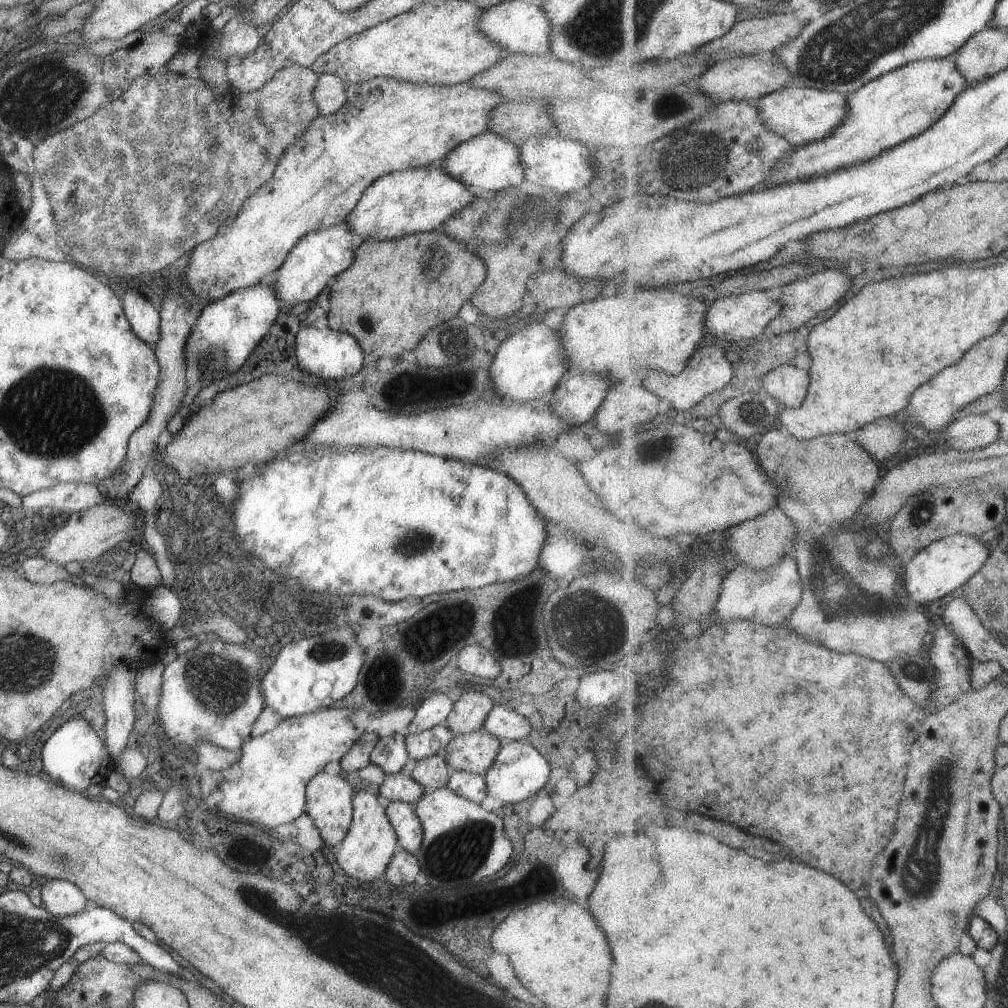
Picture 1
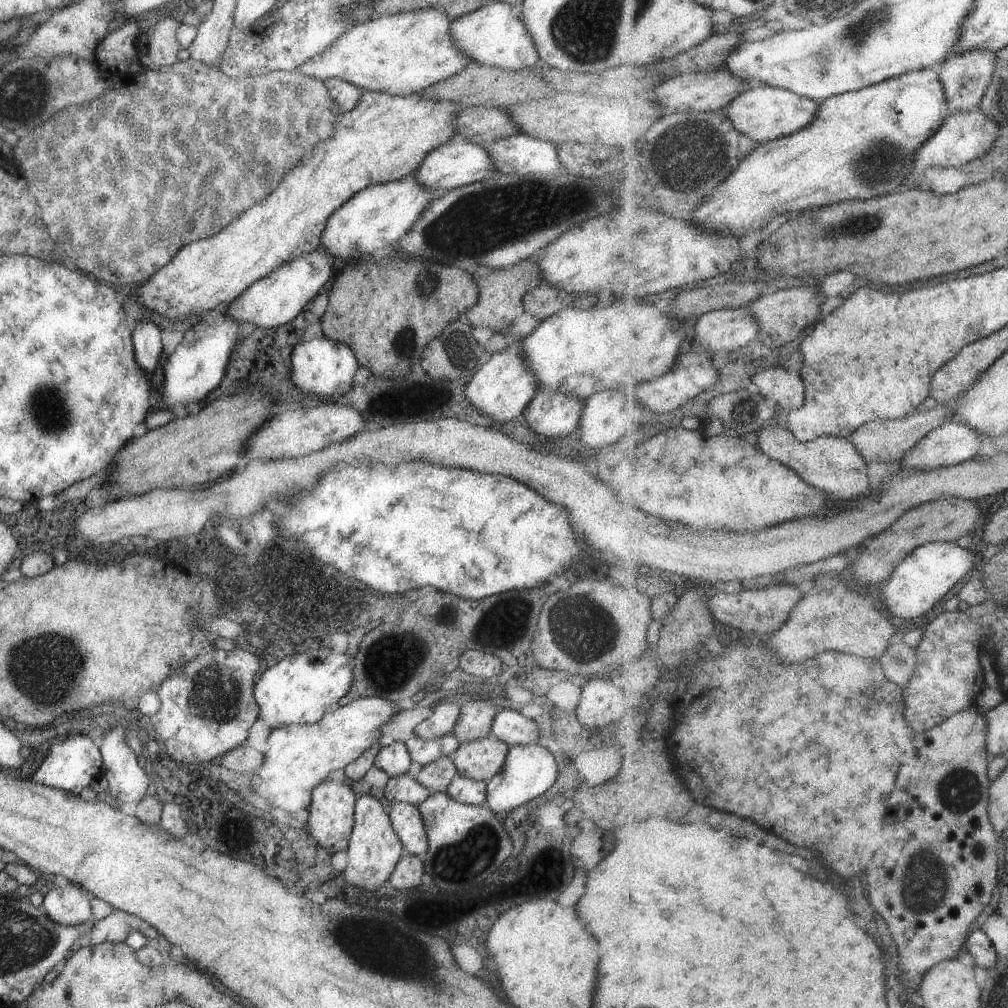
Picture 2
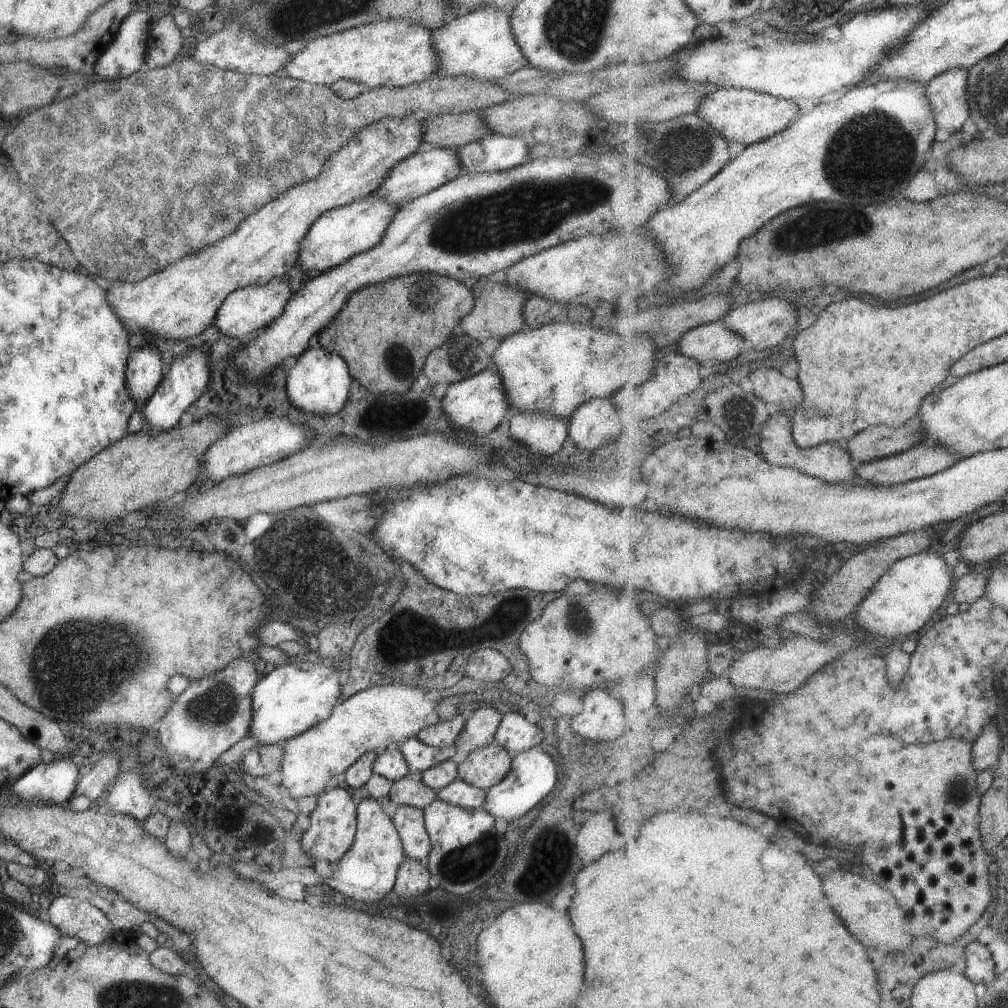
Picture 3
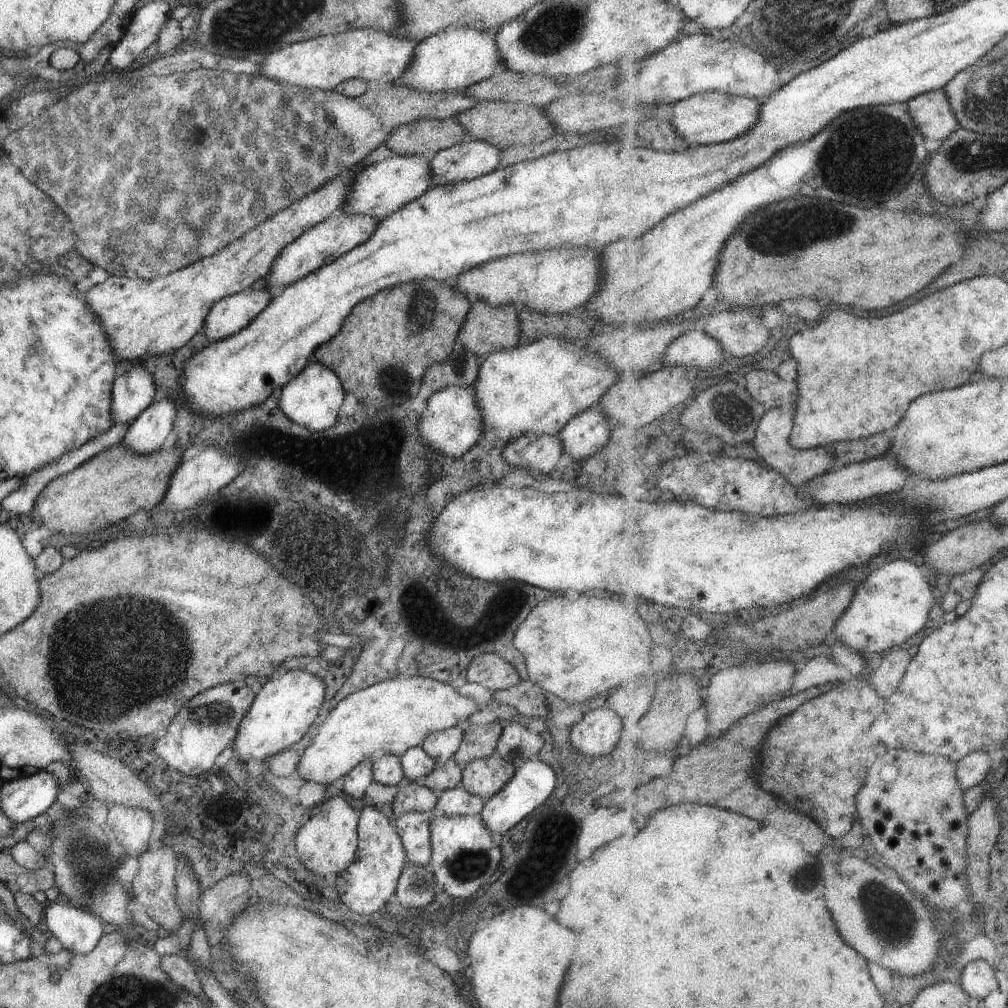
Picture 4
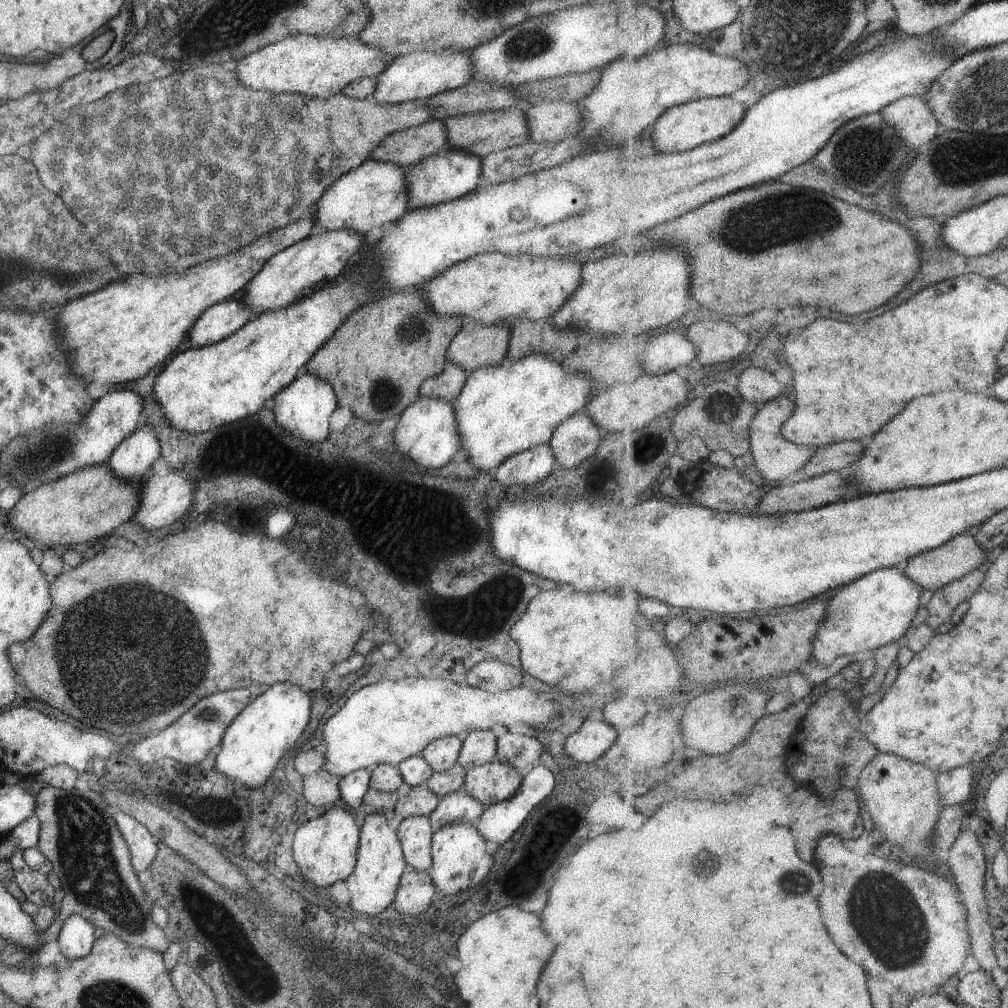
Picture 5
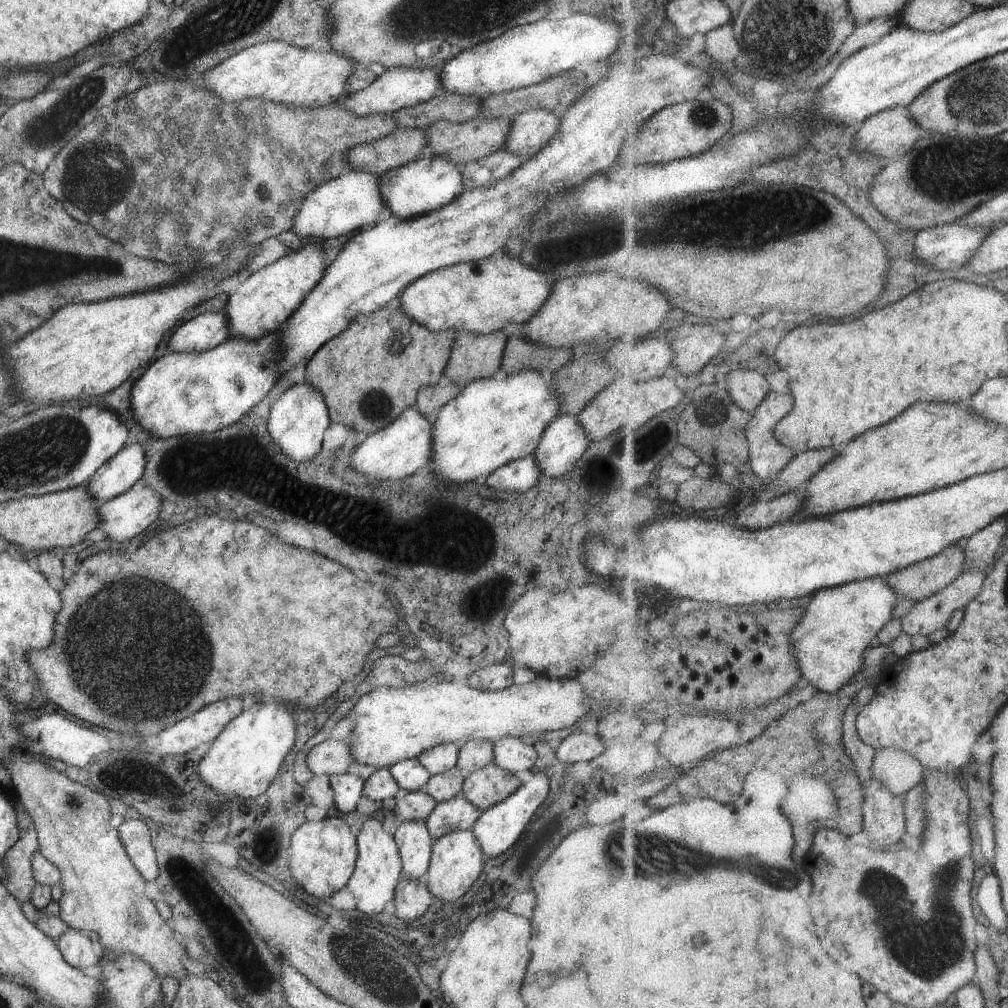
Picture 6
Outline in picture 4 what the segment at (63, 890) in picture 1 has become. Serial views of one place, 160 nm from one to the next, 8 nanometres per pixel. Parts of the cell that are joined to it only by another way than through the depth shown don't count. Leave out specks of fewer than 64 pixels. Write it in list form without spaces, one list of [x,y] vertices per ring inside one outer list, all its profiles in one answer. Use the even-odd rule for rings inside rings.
[[[61,898],[45,905],[43,919],[44,926],[60,942],[62,948],[72,953],[91,952],[103,934],[99,918],[71,906]]]

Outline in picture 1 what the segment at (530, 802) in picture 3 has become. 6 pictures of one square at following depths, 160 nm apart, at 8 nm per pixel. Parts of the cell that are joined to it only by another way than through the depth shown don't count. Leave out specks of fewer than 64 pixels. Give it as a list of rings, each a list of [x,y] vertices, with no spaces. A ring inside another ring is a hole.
[[[506,741],[501,742],[501,746],[489,767],[484,774],[486,795],[498,800],[501,805],[511,802],[521,802],[533,794],[545,790],[545,783],[549,778],[549,765],[545,758],[529,744],[529,742]]]

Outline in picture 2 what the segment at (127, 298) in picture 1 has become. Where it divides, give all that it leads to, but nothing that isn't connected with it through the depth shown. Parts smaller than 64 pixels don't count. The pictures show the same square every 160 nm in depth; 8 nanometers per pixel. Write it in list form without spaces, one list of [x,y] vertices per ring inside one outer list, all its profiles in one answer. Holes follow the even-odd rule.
[[[143,317],[135,324],[132,331],[135,364],[145,375],[151,374],[162,357],[162,343],[159,336],[159,328],[150,322],[145,322]]]

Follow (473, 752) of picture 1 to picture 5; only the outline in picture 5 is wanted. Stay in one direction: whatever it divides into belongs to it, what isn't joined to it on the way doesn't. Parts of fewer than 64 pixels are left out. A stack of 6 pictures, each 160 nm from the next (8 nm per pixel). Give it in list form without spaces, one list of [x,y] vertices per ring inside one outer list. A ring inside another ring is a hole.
[[[497,760],[470,768],[464,773],[461,789],[484,807],[509,798],[522,777],[512,766]]]

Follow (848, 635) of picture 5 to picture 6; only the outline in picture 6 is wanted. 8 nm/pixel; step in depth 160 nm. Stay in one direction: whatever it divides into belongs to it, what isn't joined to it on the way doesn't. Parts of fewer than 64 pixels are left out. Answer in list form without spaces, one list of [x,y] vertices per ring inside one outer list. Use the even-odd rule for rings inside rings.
[[[879,576],[851,582],[837,588],[827,588],[813,595],[803,620],[789,636],[791,644],[795,640],[795,660],[808,684],[815,686],[820,693],[832,694],[836,694],[841,688],[847,686],[851,678],[863,668],[863,656],[870,648],[873,636],[879,636],[883,626],[893,620],[891,611],[900,599],[899,592],[891,588],[891,584],[887,583],[887,578]]]

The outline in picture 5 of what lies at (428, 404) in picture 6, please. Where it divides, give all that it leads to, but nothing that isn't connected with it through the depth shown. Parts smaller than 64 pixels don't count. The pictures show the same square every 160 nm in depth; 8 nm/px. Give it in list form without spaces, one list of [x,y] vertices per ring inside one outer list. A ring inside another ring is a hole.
[[[446,360],[444,369],[438,375],[423,380],[418,394],[421,397],[451,402],[465,384],[466,376],[467,372]]]

